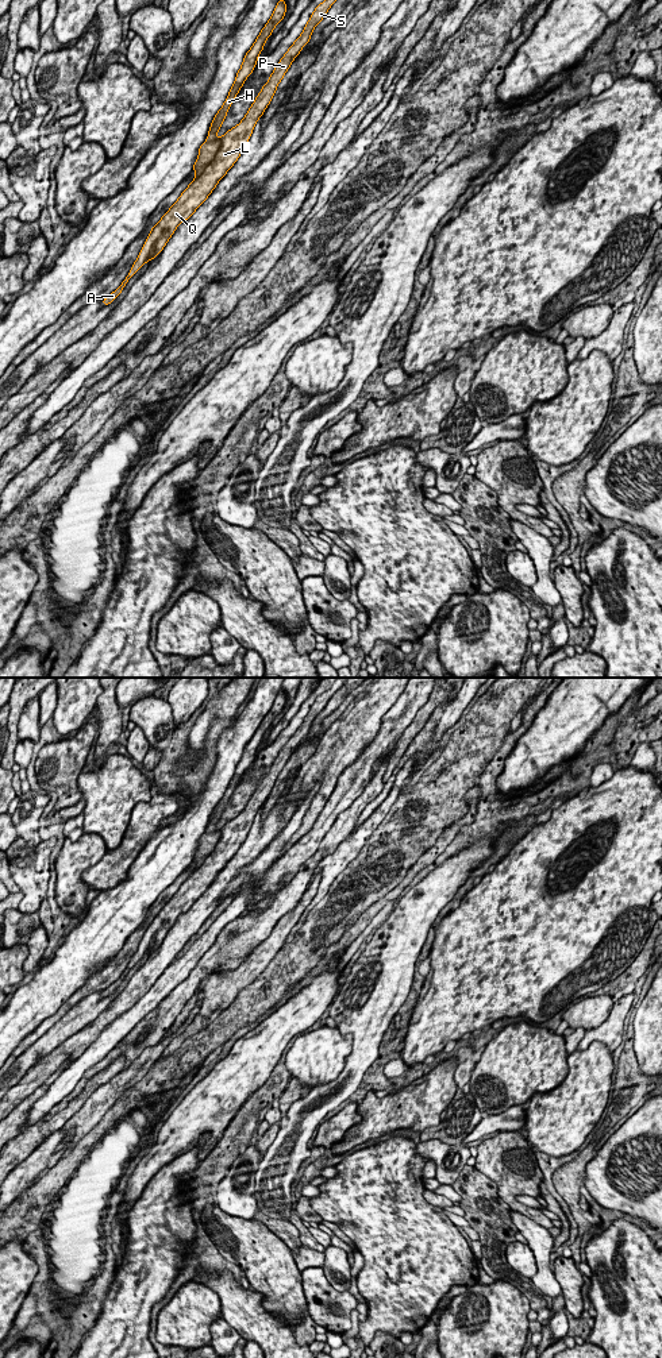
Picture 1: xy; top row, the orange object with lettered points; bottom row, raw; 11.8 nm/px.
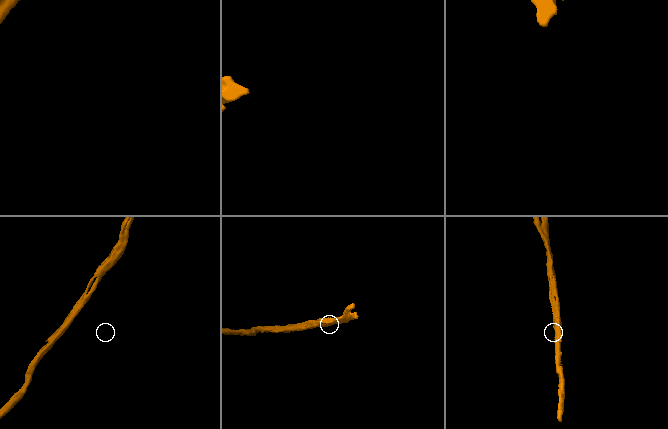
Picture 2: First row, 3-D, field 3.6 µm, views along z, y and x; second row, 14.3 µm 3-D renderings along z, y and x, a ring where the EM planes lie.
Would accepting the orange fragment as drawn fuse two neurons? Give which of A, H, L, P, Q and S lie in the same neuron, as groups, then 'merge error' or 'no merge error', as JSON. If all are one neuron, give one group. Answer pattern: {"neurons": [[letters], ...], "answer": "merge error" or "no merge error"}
{"neurons": [["A", "L", "P", "Q", "S"], ["H"]], "answer": "merge error"}

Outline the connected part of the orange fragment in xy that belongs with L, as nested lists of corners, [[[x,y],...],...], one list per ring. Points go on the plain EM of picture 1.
[[[338,678],[335,683],[323,694],[320,694],[308,714],[305,715],[301,726],[289,738],[285,746],[280,751],[278,756],[273,761],[269,772],[262,778],[259,786],[254,791],[253,796],[247,802],[246,807],[238,817],[228,821],[220,832],[218,844],[211,854],[204,859],[204,863],[192,872],[192,875],[181,884],[178,891],[170,898],[170,900],[162,907],[162,910],[151,919],[138,950],[132,956],[128,967],[122,976],[103,991],[103,996],[111,995],[127,976],[128,971],[149,952],[154,950],[172,929],[177,917],[188,911],[195,902],[207,891],[211,883],[216,879],[218,873],[232,859],[236,850],[240,848],[247,837],[247,833],[253,825],[254,817],[263,806],[263,802],[272,792],[276,780],[285,767],[286,761],[292,756],[293,751],[300,745],[301,740],[308,736],[312,722],[317,714],[328,703],[330,698],[349,678]]]

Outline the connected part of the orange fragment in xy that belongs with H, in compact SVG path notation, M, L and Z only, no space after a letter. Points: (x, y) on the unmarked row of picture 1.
M280 690L278 695L273 702L272 709L259 724L251 740L246 744L242 757L236 764L235 773L232 775L232 779L230 780L224 795L222 796L222 799L215 806L211 814L207 832L199 840L199 848L193 856L193 861L196 863L195 871L204 863L204 859L213 852L222 832L222 829L218 829L216 825L222 818L232 792L235 791L235 787L239 784L246 769L253 764L258 752L258 746L263 741L266 730L272 726L274 718L284 710L285 703L286 694Z

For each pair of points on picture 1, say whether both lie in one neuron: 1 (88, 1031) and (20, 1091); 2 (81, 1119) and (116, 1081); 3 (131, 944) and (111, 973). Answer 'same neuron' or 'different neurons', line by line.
1: same neuron
2: same neuron
3: same neuron

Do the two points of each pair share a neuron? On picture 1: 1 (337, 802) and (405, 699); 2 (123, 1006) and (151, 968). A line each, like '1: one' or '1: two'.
1: one
2: one

